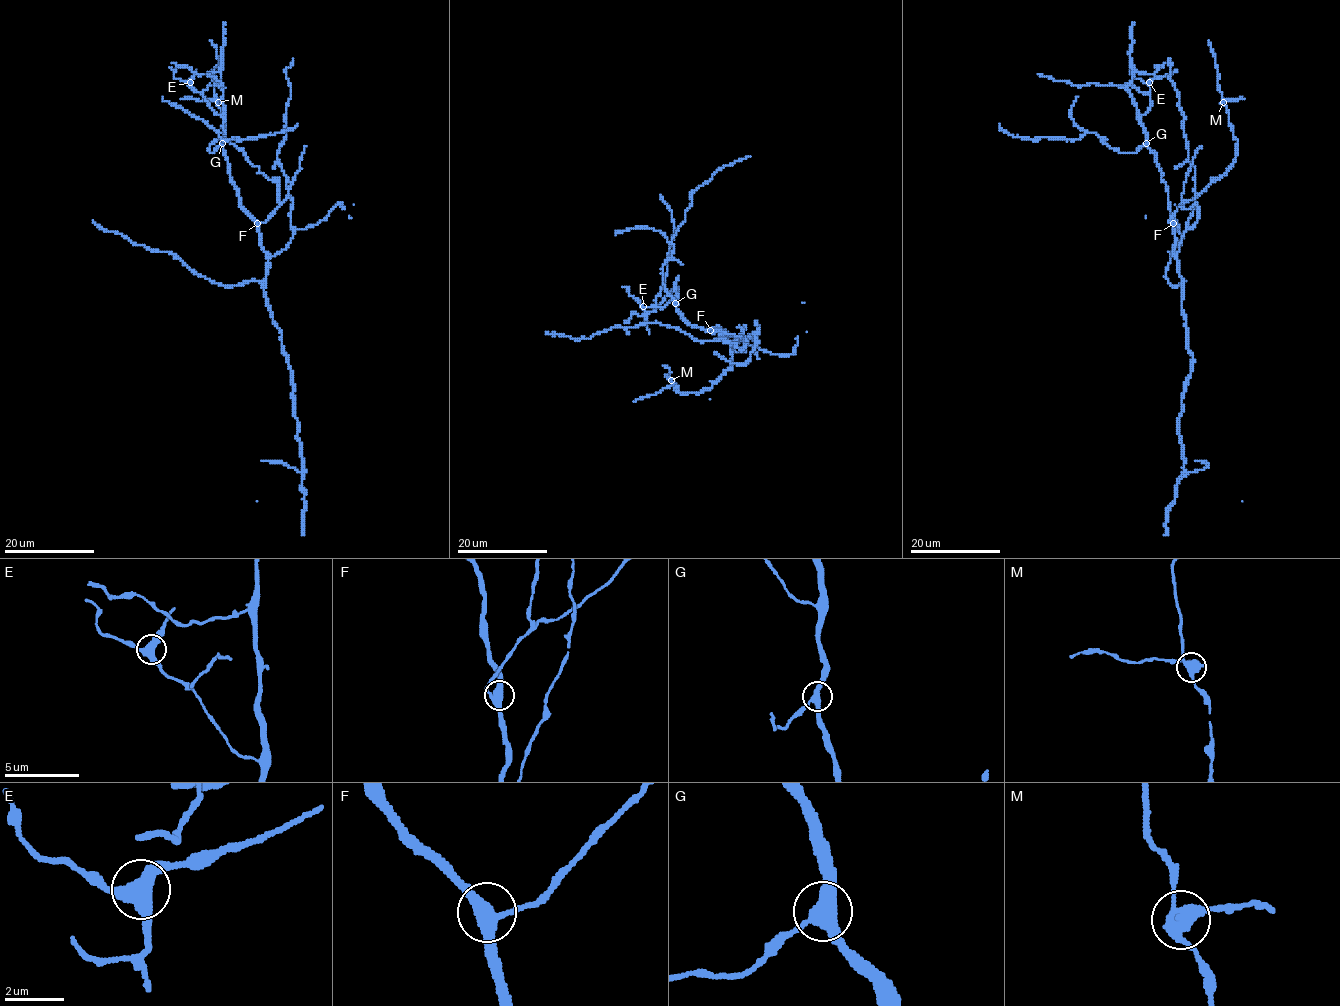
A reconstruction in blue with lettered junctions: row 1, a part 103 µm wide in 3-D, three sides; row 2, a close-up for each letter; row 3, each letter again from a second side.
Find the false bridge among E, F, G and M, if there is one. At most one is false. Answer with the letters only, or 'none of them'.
M

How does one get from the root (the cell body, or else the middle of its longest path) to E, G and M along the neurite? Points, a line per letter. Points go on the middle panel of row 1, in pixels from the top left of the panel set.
E: (718, 331), (689, 324), (677, 309), (675, 296), (663, 307), (643, 306)
G: (718, 331), (689, 324), (679, 313), (675, 303)
M: (718, 331), (711, 329), (720, 327), (734, 338), (726, 372), (697, 394), (681, 394), (671, 381)

